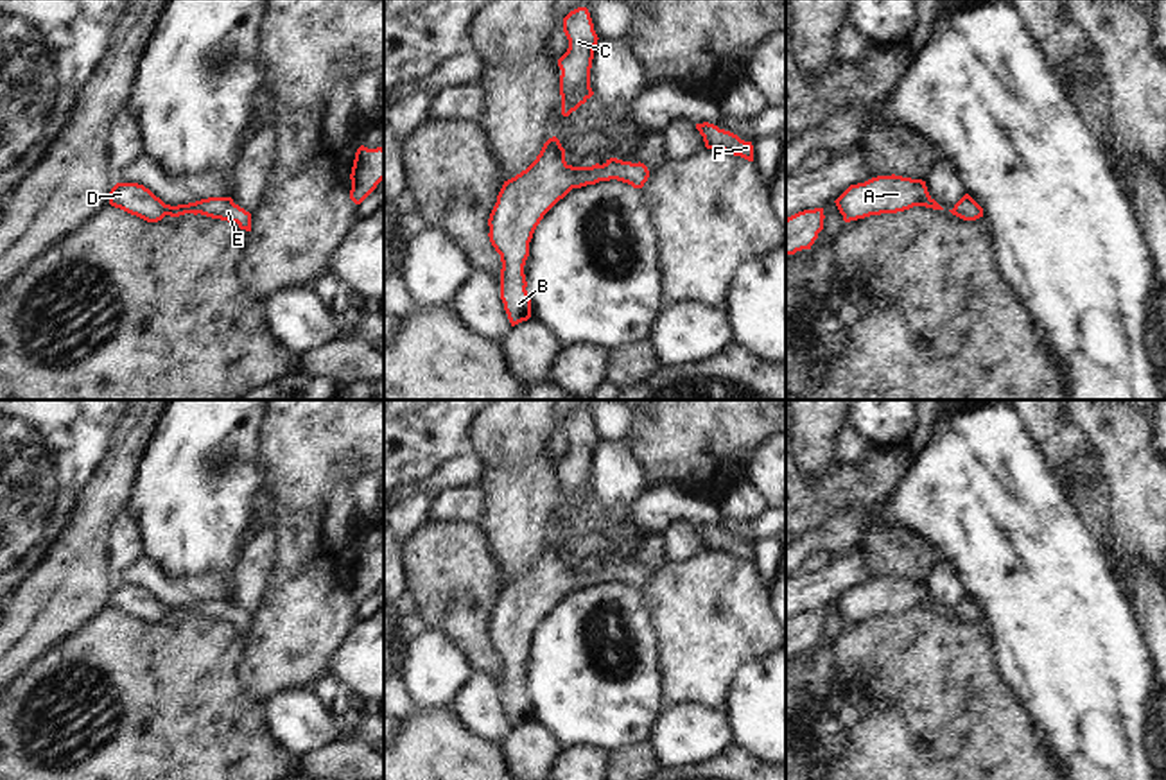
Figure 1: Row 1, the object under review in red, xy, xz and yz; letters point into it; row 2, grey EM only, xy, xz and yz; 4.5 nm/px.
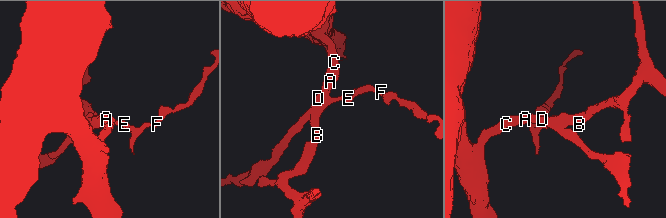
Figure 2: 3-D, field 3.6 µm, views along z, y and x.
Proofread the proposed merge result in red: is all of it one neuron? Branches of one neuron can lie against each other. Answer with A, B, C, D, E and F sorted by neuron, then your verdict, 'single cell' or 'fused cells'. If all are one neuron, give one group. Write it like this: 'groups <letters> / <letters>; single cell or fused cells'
groups A B C D E F; single cell

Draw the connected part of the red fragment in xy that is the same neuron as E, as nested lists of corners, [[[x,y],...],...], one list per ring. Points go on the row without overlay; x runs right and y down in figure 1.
[[[117,585],[109,594],[109,606],[147,624],[158,624],[165,617],[179,619],[201,615],[212,620],[237,624],[240,631],[251,633],[251,615],[233,604],[231,599],[208,599],[188,606],[170,608],[138,585]]]

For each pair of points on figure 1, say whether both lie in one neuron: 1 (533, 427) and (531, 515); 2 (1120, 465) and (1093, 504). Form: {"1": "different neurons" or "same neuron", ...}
{"1": "same neuron", "2": "different neurons"}

